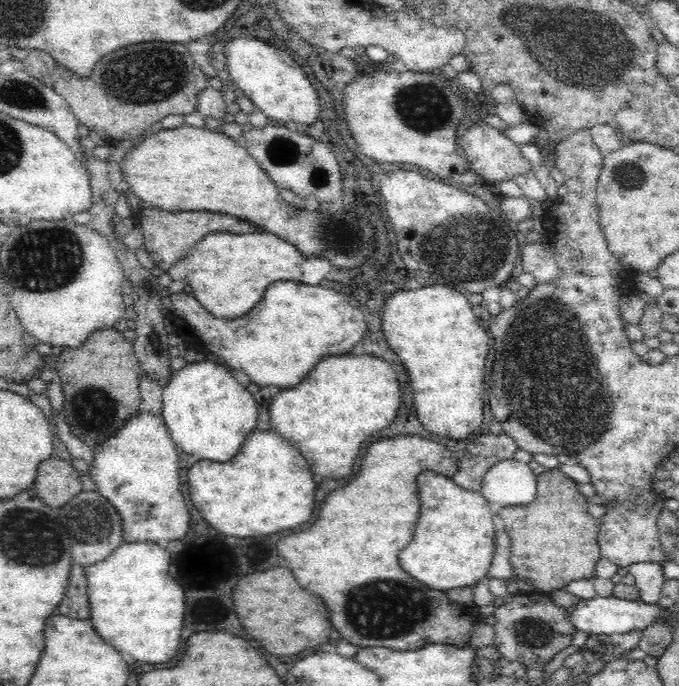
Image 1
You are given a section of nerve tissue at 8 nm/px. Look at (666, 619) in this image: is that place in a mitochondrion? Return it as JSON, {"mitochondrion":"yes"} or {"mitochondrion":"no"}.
{"mitochondrion":"no"}

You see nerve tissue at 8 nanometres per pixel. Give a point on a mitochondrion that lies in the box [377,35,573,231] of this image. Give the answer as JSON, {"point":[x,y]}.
{"point":[423,107]}

